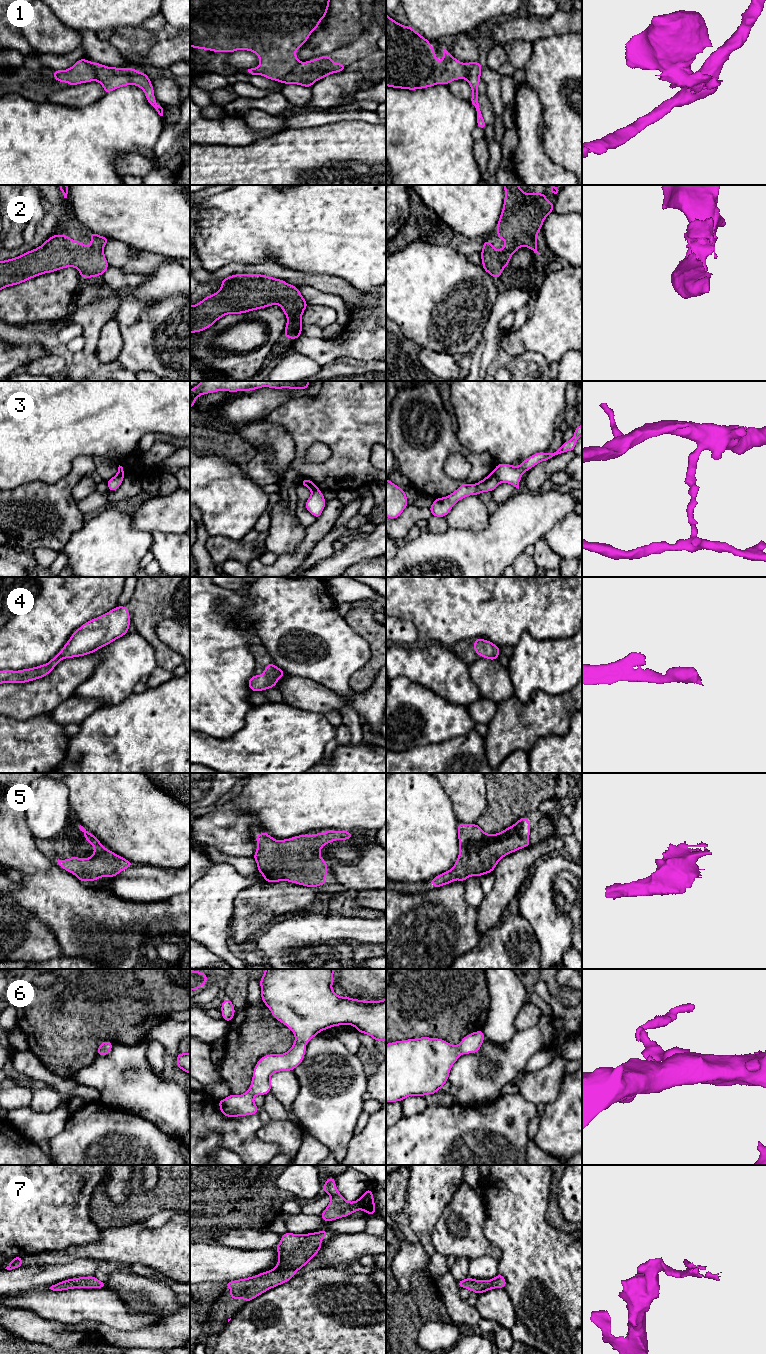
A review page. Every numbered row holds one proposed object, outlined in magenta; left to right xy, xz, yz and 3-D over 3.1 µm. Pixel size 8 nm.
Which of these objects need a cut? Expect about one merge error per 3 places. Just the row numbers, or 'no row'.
1, 3

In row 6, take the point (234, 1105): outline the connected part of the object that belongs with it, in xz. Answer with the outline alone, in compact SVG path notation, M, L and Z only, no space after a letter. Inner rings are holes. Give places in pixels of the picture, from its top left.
M266 969L259 981L261 1000L272 1016L287 1026L295 1036L292 1047L283 1054L261 1057L253 1069L249 1089L242 1095L230 1094L219 1100L219 1108L225 1117L239 1117L259 1113L254 1103L256 1095L271 1092L271 1075L275 1072L293 1071L304 1060L306 1043L319 1032L334 1026L352 1025L359 1033L371 1036L375 1041L386 1042L386 998L378 1001L358 1000L338 996L332 989L334 969Z

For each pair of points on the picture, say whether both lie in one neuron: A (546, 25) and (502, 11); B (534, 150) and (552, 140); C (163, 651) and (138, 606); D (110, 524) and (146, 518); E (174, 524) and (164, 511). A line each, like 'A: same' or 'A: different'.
A: different
B: different
C: same
D: different
E: same

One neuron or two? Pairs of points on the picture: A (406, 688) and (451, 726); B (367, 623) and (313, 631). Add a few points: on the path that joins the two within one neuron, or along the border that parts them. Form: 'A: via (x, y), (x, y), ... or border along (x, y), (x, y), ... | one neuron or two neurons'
A: via (417, 699), (440, 720) | one neuron
B: border along (344, 618), (367, 641) | two neurons

